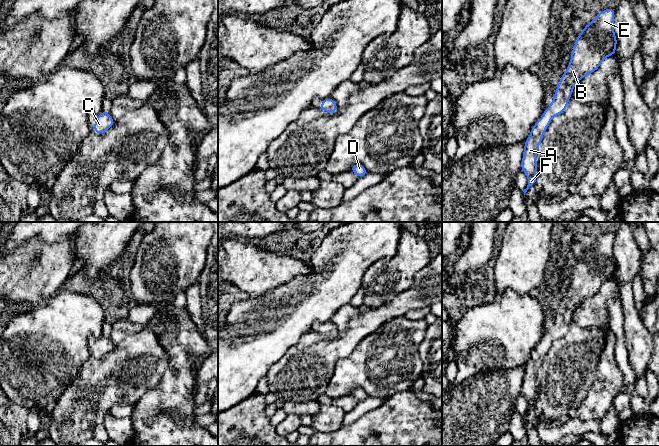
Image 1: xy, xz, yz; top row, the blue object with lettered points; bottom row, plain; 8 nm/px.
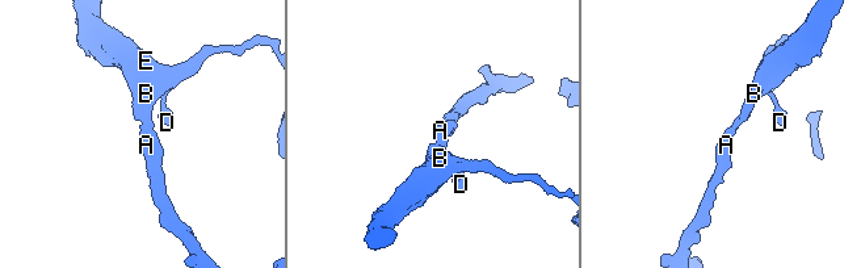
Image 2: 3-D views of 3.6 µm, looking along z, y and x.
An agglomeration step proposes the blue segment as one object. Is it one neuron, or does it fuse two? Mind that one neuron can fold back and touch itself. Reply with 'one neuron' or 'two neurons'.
one neuron

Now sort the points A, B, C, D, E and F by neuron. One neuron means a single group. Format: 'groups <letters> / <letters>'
groups A B C D E F

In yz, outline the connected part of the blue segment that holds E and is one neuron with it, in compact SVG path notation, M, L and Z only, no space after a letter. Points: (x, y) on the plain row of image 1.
M615 232L599 236L578 259L571 276L571 285L559 304L553 325L533 349L524 367L520 389L528 402L527 412L523 414L524 419L536 406L537 374L551 343L566 334L573 313L580 303L595 296L608 280L616 279L617 261L614 258L614 239Z

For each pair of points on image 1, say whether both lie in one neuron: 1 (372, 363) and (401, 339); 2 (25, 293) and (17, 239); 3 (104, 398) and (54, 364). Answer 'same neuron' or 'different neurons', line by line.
1: same neuron
2: different neurons
3: different neurons

